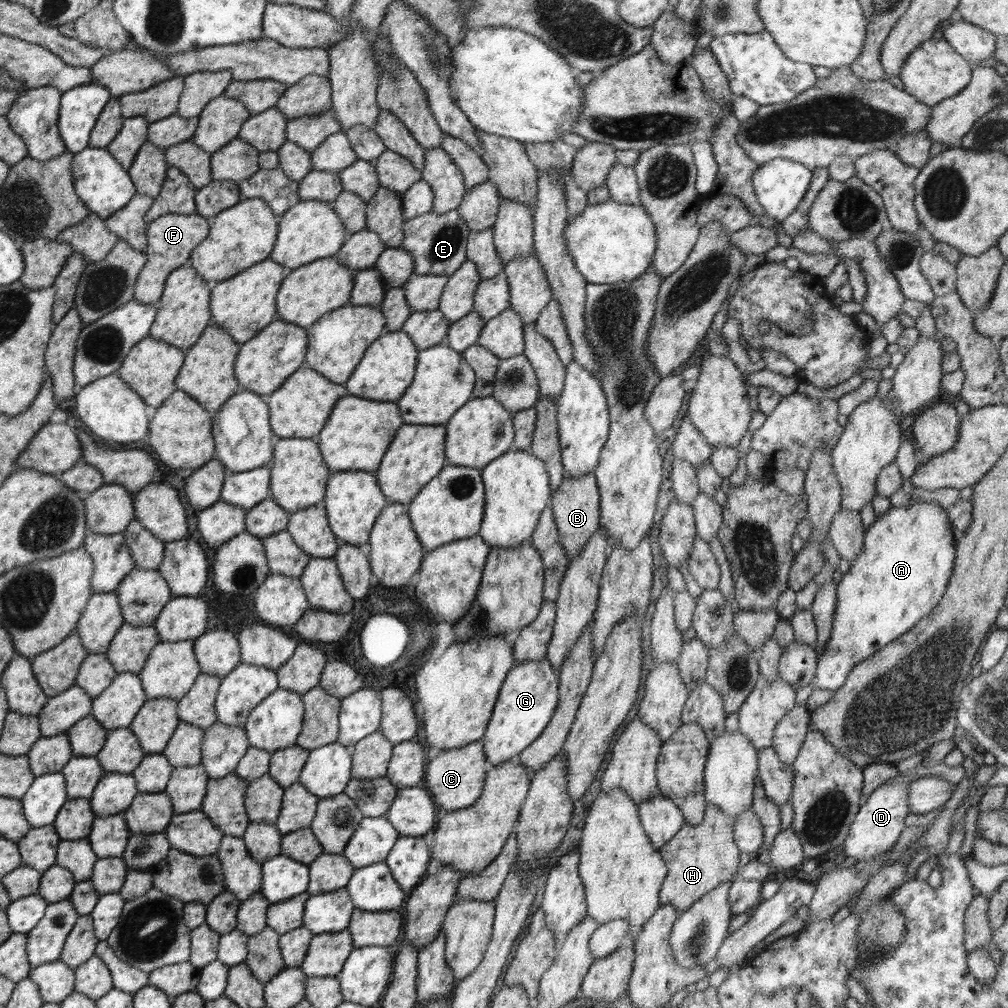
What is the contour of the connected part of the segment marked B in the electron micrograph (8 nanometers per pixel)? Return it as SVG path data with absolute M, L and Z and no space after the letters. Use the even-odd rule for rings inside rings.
M593 472L585 474L582 478L571 478L565 473L560 486L551 497L550 507L555 518L559 541L562 544L562 549L566 551L568 561L571 562L578 555L578 551L586 545L590 537L599 529L599 502L600 493Z

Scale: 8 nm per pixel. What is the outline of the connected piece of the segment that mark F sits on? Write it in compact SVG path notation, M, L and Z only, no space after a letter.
M193 213L188 215L166 214L148 223L146 229L147 247L144 250L147 259L146 264L138 273L133 292L134 301L150 305L158 302L168 275L173 270L184 266L190 258L192 249L195 249L208 236L210 222Z

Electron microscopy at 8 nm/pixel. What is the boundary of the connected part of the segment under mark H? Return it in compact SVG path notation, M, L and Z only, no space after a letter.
M707 802L703 821L700 826L687 823L678 830L659 853L666 863L668 874L659 890L659 903L672 905L678 912L686 911L694 902L725 882L738 877L738 856L741 850L734 840L735 820L724 814L716 805Z

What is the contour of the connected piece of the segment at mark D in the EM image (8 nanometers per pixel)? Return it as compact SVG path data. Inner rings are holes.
M901 773L869 794L866 803L859 808L856 818L850 826L850 832L844 839L845 856L857 858L859 861L870 860L876 858L880 853L886 852L898 842L898 836L906 828L904 820L910 813L907 786L916 779Z

